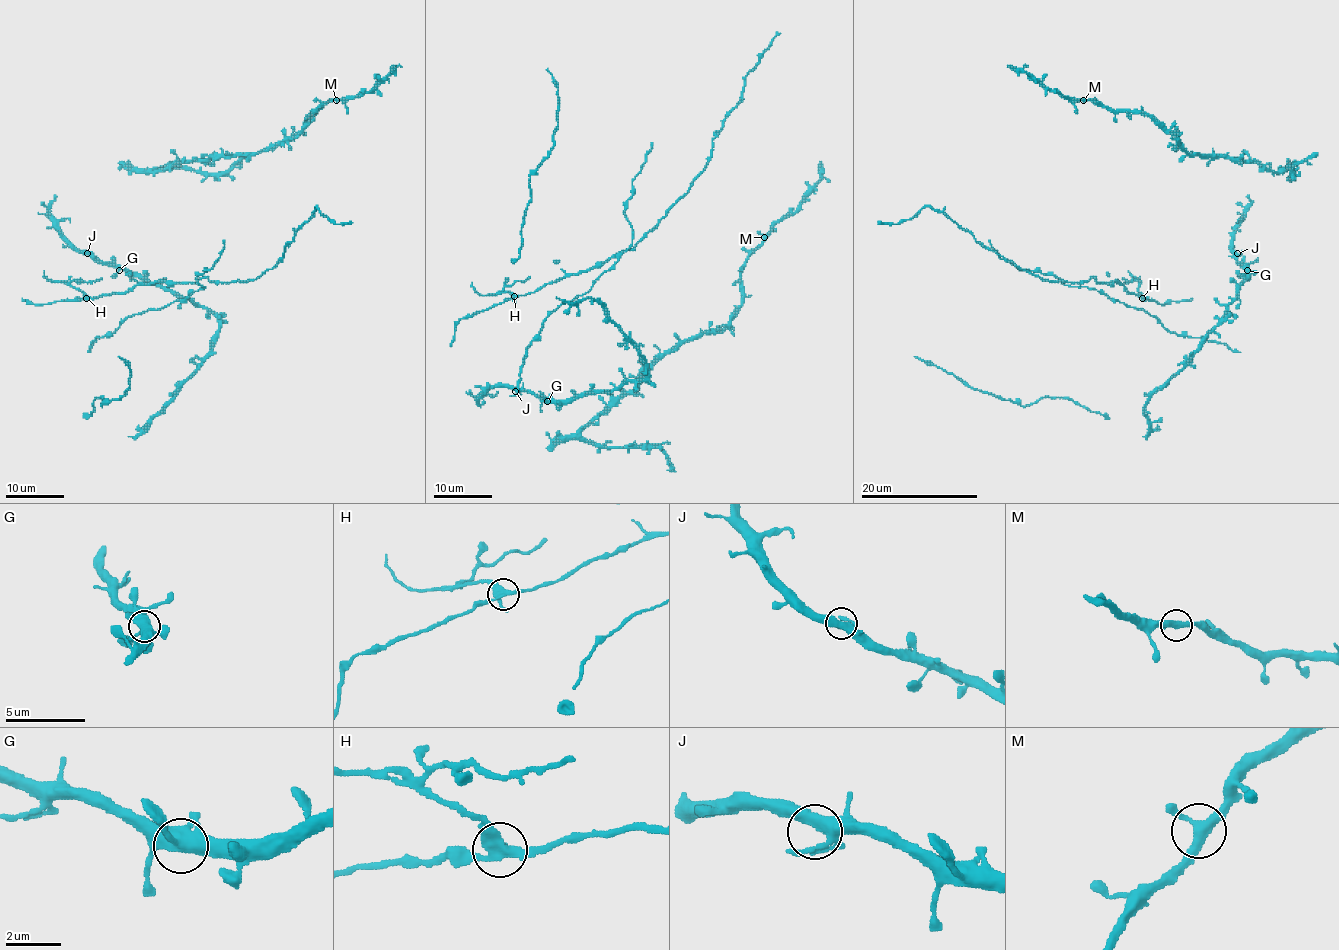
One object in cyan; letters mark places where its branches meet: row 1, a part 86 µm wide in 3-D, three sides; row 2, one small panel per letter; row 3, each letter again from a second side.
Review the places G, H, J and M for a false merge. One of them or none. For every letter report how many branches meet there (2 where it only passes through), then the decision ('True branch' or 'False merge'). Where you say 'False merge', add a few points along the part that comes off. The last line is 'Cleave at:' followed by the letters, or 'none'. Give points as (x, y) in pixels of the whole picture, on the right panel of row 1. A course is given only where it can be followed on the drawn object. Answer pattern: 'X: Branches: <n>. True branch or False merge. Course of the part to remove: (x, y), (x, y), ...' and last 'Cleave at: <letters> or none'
G: Branches: 4. True branch
H: Branches: 4. False merge. Course of the part to remove: (1143, 298), (1137, 281), (1122, 278)
J: Branches: 4. True branch
M: Branches: 3. True branch
Cleave at: H

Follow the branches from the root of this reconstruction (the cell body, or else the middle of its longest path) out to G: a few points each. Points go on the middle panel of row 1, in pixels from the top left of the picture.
G: (515, 388), (534, 393), (547, 401)

